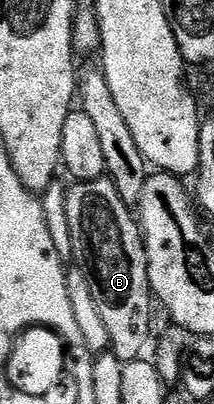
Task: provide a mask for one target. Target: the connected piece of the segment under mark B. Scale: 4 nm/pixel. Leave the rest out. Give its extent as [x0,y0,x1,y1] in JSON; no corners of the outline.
[67,177,152,364]

